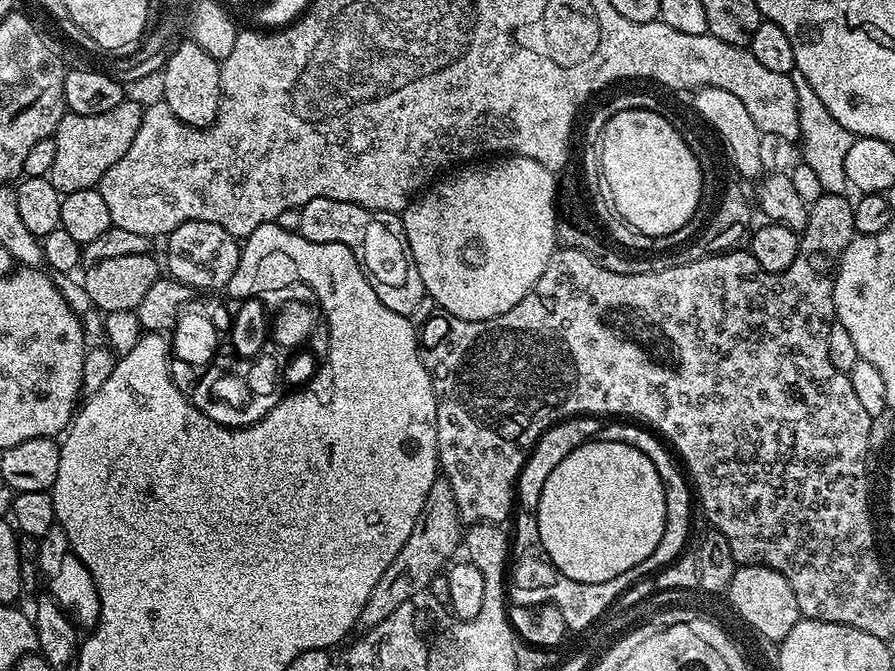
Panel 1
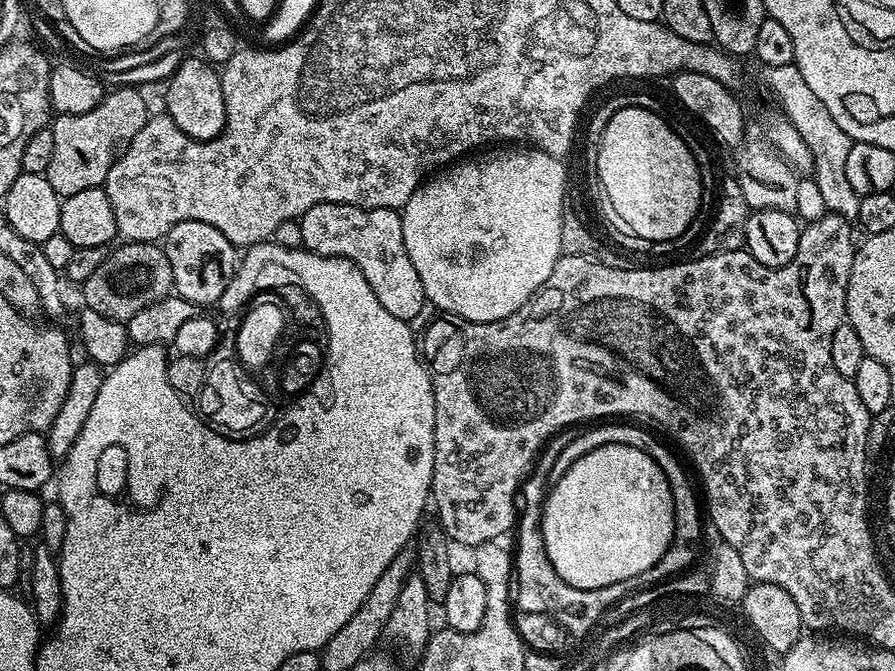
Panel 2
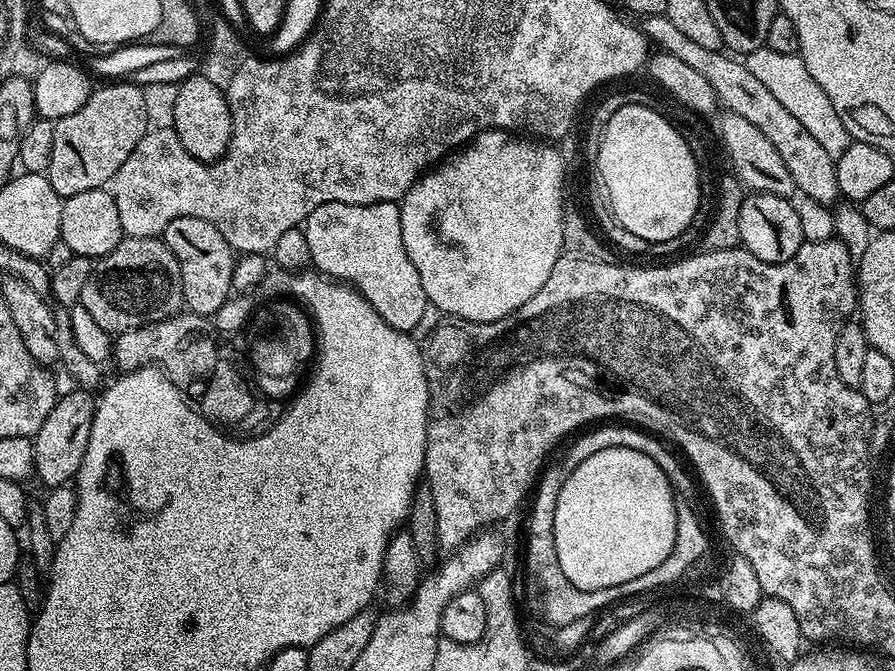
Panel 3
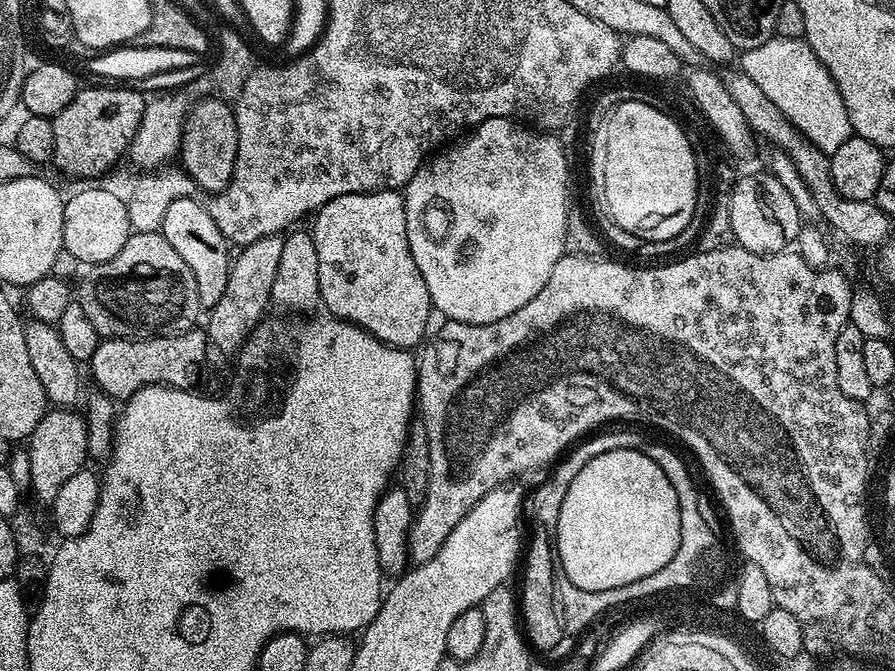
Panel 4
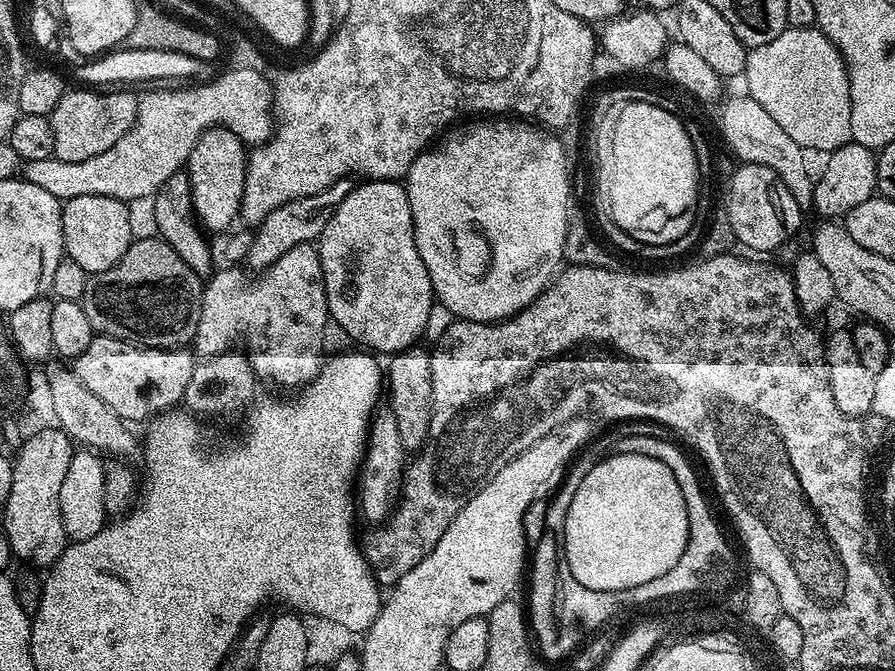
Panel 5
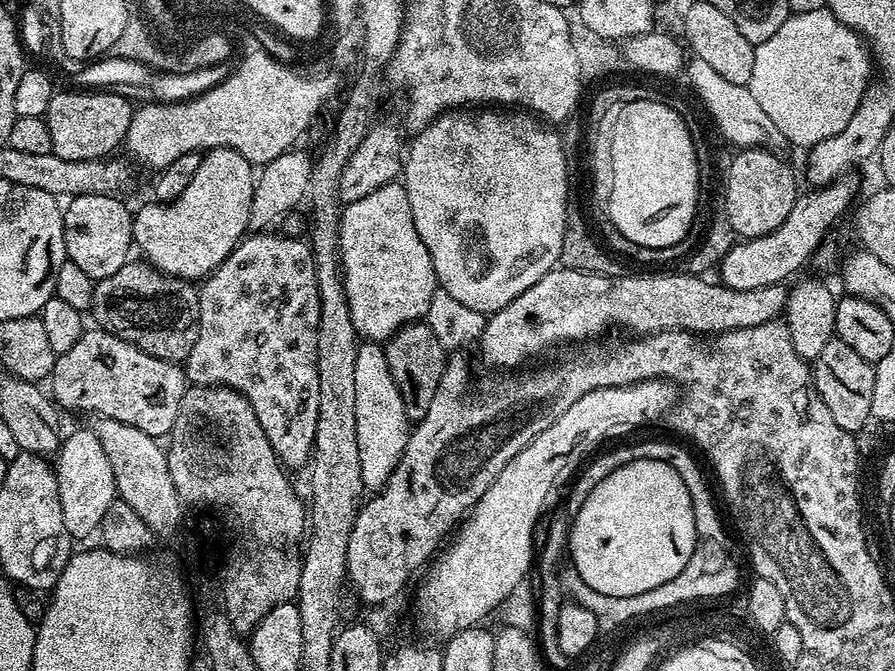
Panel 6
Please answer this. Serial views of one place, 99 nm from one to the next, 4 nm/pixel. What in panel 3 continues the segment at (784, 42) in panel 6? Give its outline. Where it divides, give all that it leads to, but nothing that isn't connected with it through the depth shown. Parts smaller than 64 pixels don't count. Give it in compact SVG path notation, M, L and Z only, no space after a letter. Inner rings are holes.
M765 46L747 53L743 62L750 74L754 74L754 78L758 78L758 82L762 82L762 86L766 86L766 90L770 90L770 94L774 94L774 98L778 98L778 102L782 102L782 106L786 106L786 110L790 110L798 122L802 122L802 126L806 126L806 131L822 145L826 154L835 158L847 150L850 137L846 126L842 126L842 118L838 118L834 106L830 106L826 90L822 90L822 86L810 78L808 64L799 54L778 54Z

